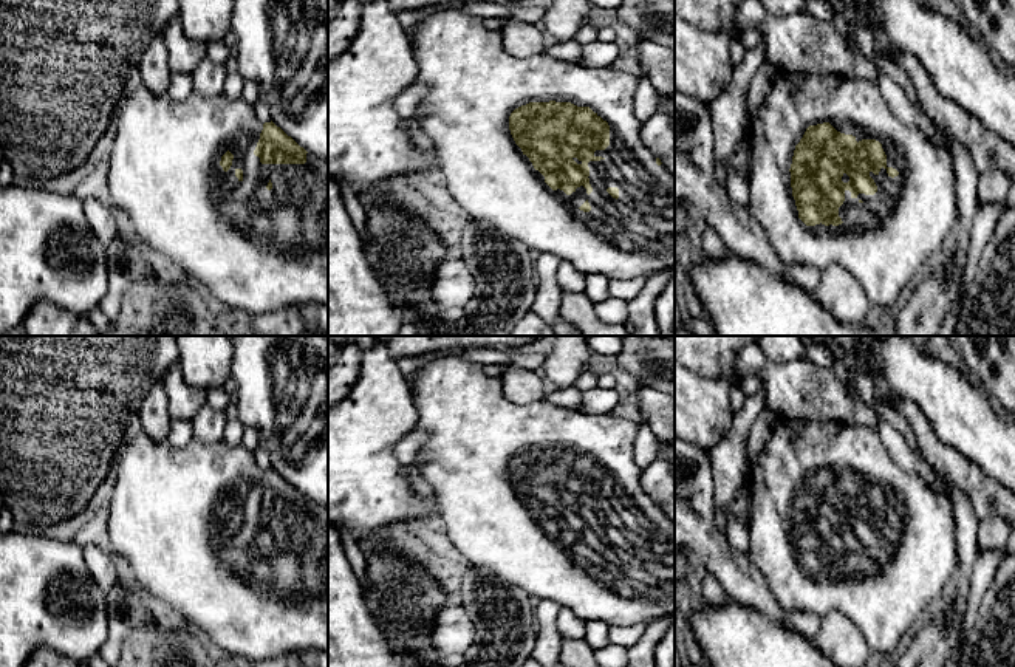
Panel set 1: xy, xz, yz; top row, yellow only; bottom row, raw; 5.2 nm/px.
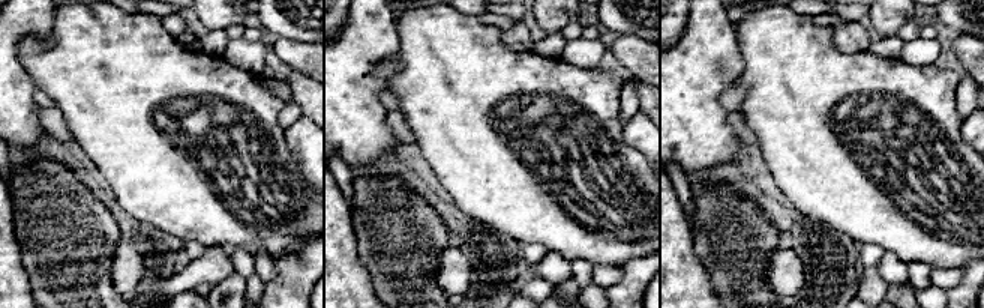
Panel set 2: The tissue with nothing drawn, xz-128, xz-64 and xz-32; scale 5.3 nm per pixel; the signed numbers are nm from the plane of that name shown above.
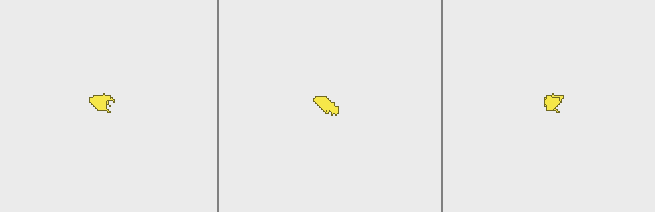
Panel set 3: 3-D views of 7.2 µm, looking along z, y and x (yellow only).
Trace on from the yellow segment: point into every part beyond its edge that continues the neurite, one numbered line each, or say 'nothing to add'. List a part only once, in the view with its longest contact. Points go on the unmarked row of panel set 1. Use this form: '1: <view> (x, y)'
1: yz (887, 588)

